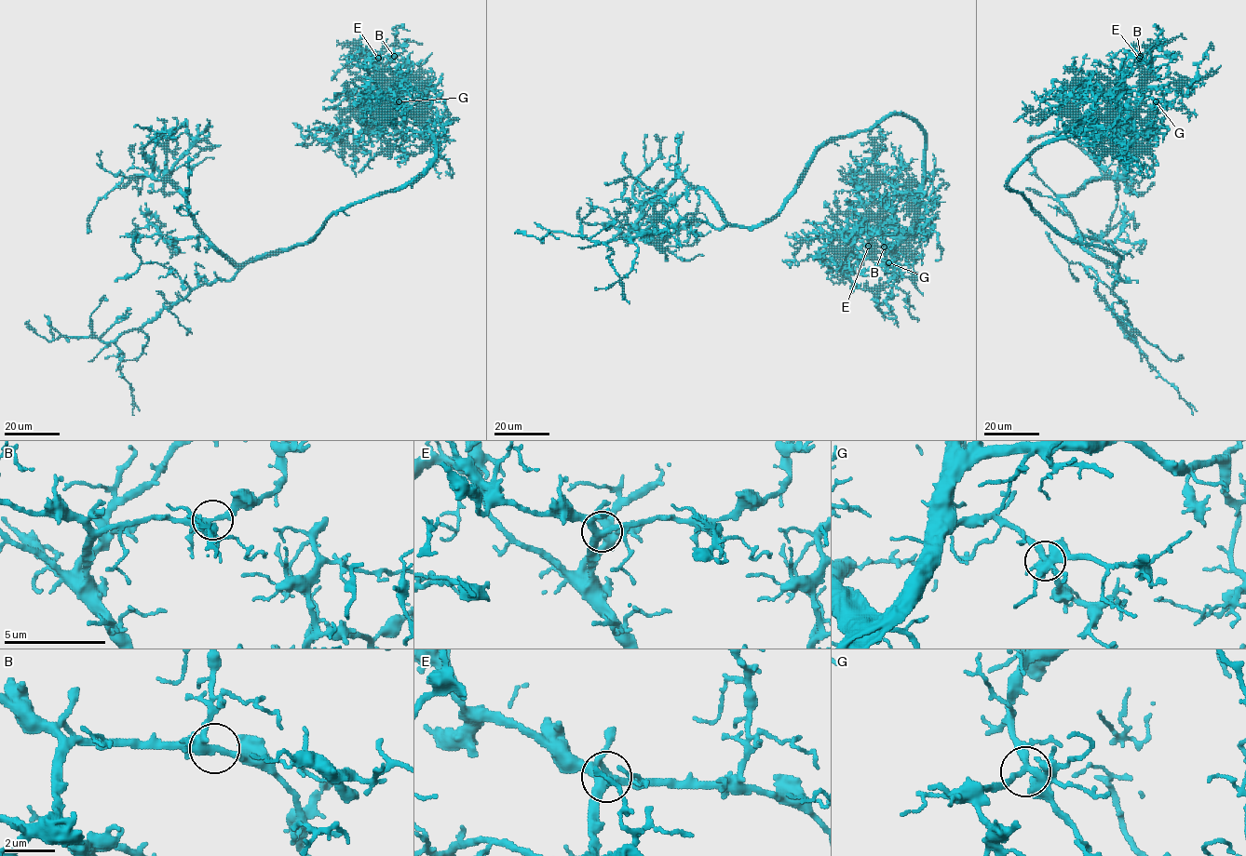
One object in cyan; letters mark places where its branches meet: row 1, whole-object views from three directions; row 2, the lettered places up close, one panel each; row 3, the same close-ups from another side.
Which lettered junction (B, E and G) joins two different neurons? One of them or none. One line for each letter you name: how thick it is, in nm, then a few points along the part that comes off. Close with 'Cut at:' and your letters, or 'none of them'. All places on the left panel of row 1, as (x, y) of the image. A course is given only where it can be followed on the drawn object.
Cut at: none of them

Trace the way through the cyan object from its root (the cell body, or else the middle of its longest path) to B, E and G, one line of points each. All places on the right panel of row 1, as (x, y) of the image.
B: (1047, 221), (1008, 185), (1008, 180), (1043, 145), (1116, 125), (1124, 118), (1142, 98), (1147, 64), (1140, 57)
E: (1047, 221), (1008, 185), (1008, 180), (1043, 145), (1116, 125), (1124, 118), (1142, 98), (1147, 64), (1139, 58)
G: (1047, 221), (1020, 193), (1008, 185), (1012, 173), (1047, 143), (1116, 125), (1144, 97), (1150, 97), (1156, 101)

